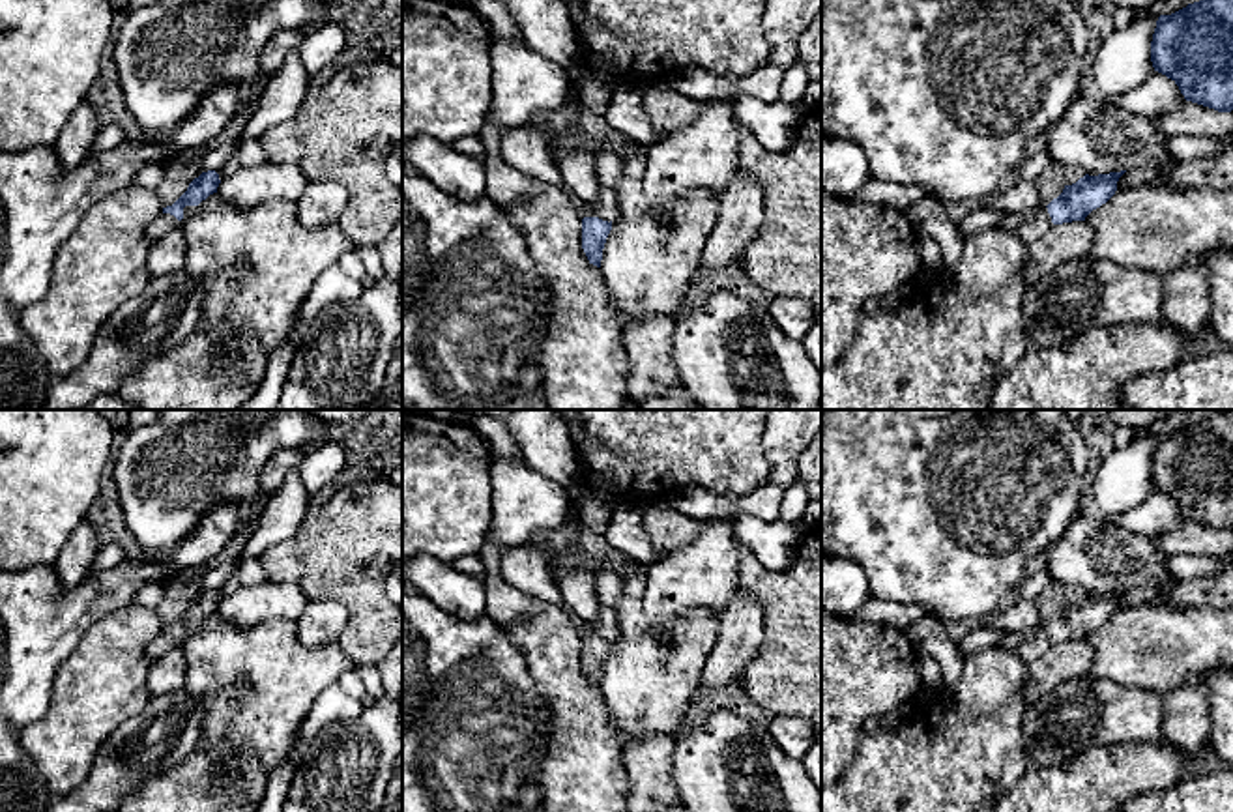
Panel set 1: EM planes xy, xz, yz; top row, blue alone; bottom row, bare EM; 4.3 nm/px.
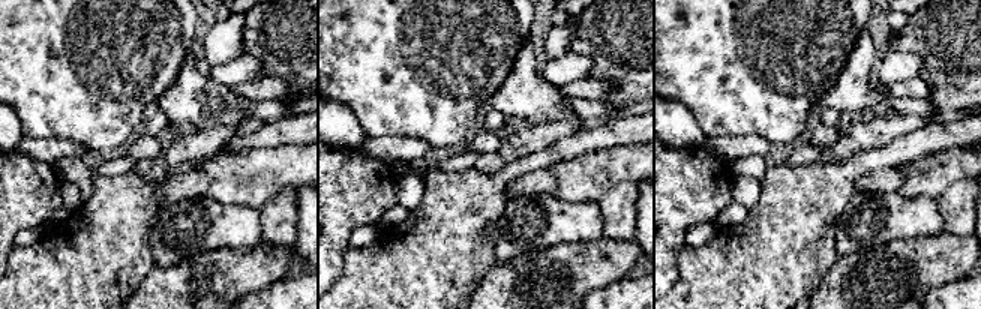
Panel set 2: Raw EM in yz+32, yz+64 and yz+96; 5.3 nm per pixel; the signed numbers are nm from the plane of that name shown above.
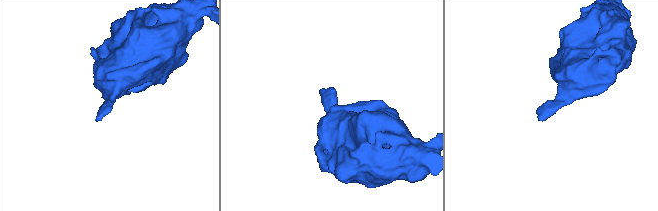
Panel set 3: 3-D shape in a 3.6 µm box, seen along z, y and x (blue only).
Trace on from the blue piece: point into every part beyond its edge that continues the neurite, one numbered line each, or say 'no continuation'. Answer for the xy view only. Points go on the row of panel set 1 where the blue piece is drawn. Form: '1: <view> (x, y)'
1: xy (165, 221)

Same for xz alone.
1: xz (605, 206)

